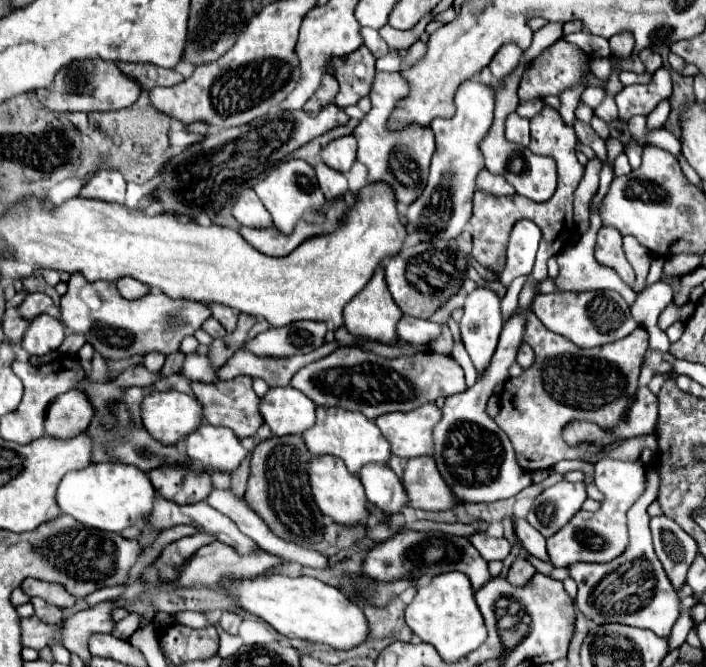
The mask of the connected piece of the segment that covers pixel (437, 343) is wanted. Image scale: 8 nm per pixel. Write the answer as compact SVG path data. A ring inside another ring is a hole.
M442 323L440 337L436 337L432 341L432 351L442 353L442 355L450 355L452 353L452 333L450 333L450 329L448 329L446 323Z

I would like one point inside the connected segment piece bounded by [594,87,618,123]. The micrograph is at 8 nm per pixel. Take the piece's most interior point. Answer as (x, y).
(606, 110)

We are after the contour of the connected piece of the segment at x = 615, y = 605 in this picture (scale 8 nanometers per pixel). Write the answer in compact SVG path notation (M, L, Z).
M648 471L646 489L640 495L640 499L628 509L628 531L632 535L630 545L626 553L622 553L618 559L610 563L574 563L568 565L570 577L578 585L576 595L576 607L596 625L606 623L622 623L642 629L652 629L658 637L668 637L672 631L672 625L676 623L680 611L680 597L670 585L654 549L652 549L652 537L650 537L650 515L648 505L658 495L658 471Z

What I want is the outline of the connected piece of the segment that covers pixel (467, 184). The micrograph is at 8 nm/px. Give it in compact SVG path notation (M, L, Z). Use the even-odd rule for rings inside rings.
M478 79L464 81L454 97L456 115L452 119L434 119L432 131L436 137L436 153L432 157L430 179L424 193L406 209L404 225L426 235L440 235L442 239L454 239L466 227L472 215L472 195L476 189L476 175L484 169L484 157L478 143L486 137L494 117L496 87L486 87Z

